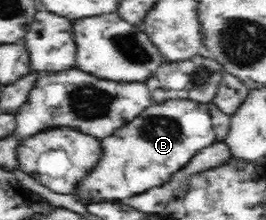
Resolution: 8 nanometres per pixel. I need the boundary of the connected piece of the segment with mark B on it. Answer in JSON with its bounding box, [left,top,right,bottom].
[76,99,232,199]

